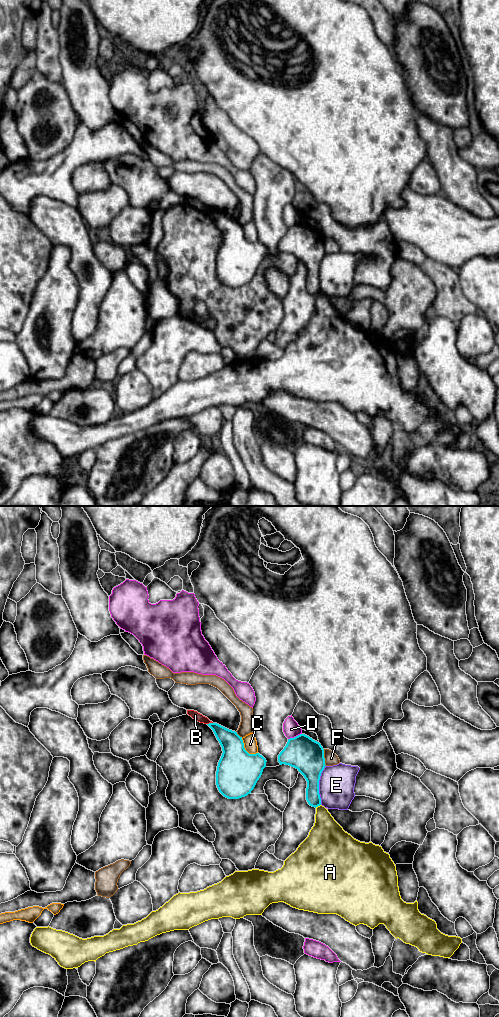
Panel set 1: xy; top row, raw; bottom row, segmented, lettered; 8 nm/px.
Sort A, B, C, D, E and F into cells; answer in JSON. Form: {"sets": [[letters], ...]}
{"sets": [["A"], ["B"], ["C"], ["D"], ["E"], ["F"]]}

